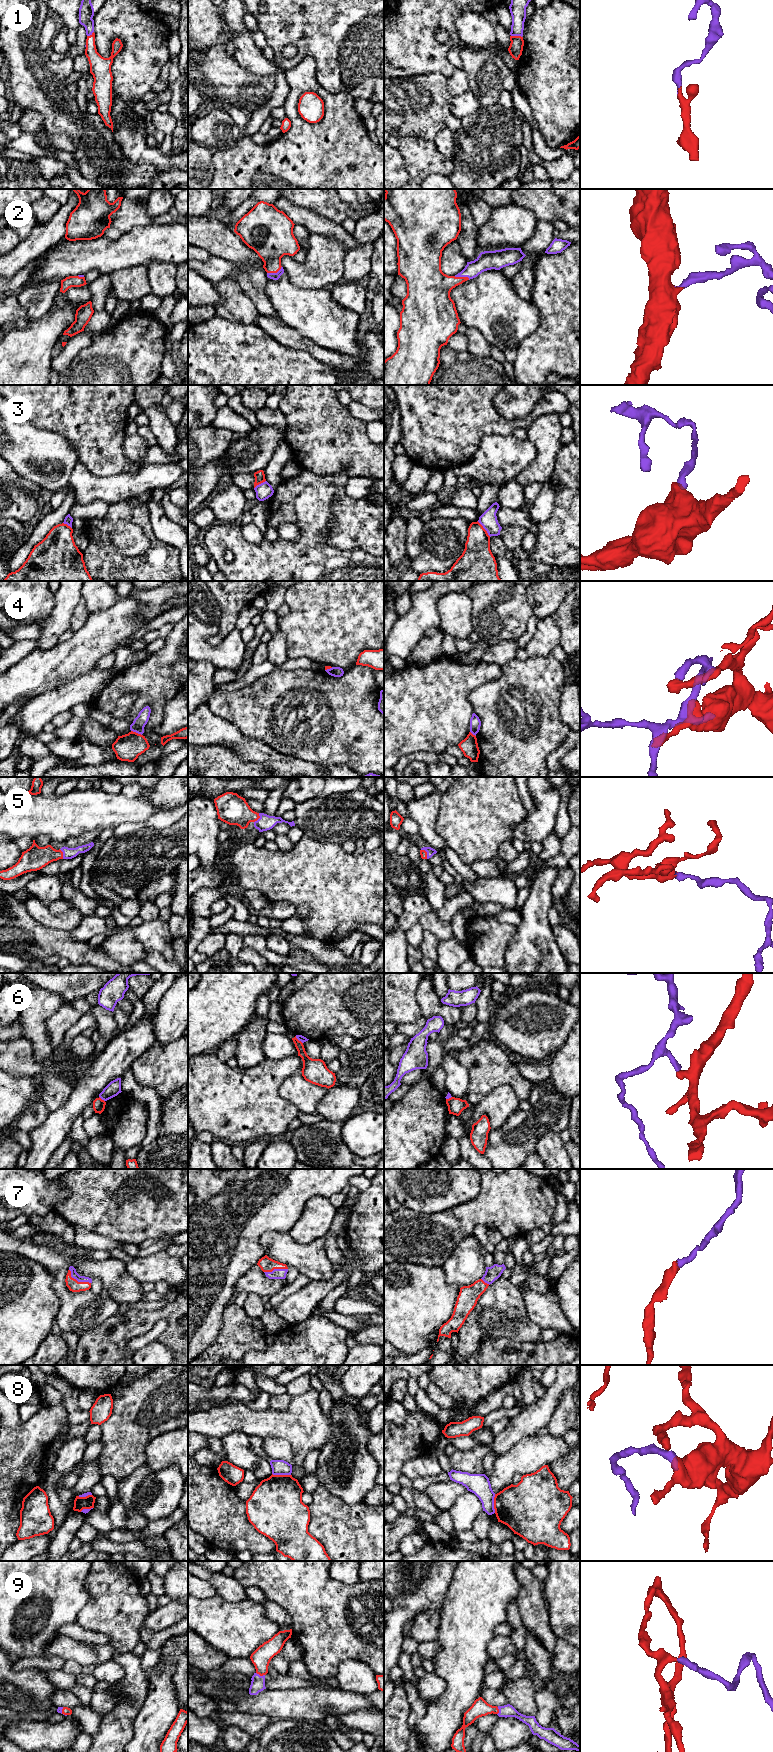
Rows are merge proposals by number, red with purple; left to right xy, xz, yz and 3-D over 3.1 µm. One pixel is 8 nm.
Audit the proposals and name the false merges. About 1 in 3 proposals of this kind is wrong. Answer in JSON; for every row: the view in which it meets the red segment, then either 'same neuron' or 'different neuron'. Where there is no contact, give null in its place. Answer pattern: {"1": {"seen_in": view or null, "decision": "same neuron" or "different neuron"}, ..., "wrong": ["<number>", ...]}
{"1": {"seen_in": "yz", "decision": "same neuron"}, "2": {"seen_in": "xz", "decision": "same neuron"}, "3": {"seen_in": "yz", "decision": "different neuron"}, "4": {"seen_in": "xy", "decision": "different neuron"}, "5": {"seen_in": "xz", "decision": "same neuron"}, "6": {"seen_in": "xz", "decision": "different neuron"}, "7": {"seen_in": "xy", "decision": "same neuron"}, "8": {"seen_in": "xz", "decision": "different neuron"}, "9": {"seen_in": "xz", "decision": "same neuron"}, "wrong": ["3", "4", "6", "8"]}

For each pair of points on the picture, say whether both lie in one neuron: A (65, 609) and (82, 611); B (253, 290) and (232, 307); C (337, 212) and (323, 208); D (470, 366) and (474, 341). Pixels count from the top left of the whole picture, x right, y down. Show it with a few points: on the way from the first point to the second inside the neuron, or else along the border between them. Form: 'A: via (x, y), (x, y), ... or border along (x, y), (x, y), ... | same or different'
A: border along (81, 600), (72, 613), (69, 628) | different
B: border along (232, 279), (251, 300), (259, 313) | different
C: via (334, 209), (326, 208) | same
D: border along (467, 349), (477, 356), (490, 356) | different

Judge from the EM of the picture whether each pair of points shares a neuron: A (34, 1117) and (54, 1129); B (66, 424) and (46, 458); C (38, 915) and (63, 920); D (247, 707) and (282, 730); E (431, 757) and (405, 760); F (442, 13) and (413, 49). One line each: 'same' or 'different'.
A: different
B: different
C: same
D: same
E: same
F: same

